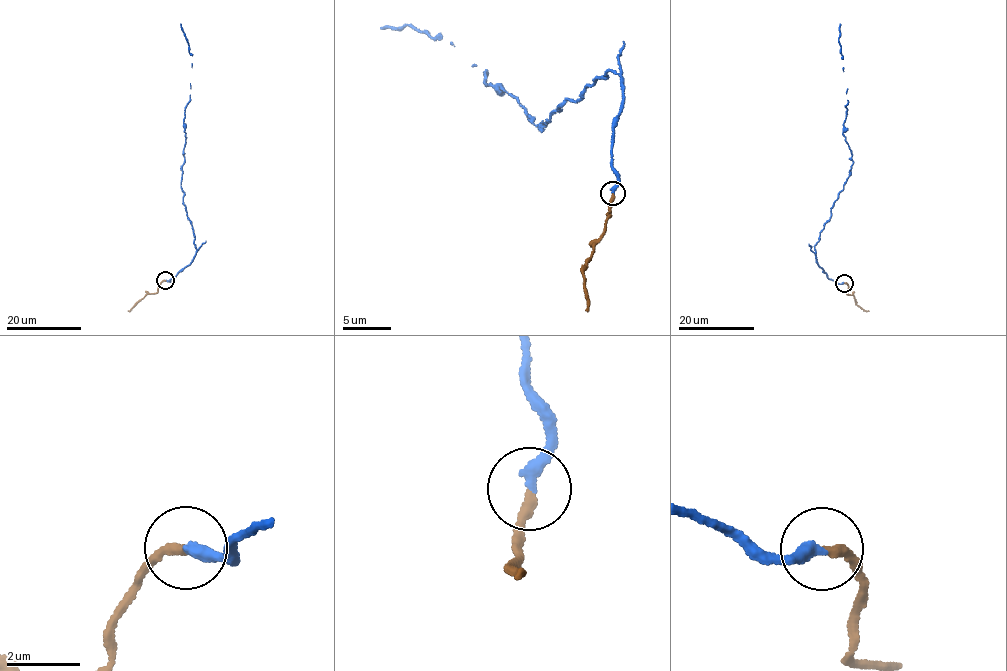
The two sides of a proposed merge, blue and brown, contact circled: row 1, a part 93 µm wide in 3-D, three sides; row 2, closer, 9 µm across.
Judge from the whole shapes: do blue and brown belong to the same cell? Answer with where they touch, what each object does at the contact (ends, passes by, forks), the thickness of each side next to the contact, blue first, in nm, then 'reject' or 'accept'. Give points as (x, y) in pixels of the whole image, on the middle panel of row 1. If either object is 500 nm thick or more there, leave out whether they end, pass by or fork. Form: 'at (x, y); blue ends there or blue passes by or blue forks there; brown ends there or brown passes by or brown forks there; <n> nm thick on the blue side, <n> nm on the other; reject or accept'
at (612, 193); blue ends there; brown ends there; 320 nm thick on the blue side, 240 nm on the other; accept

